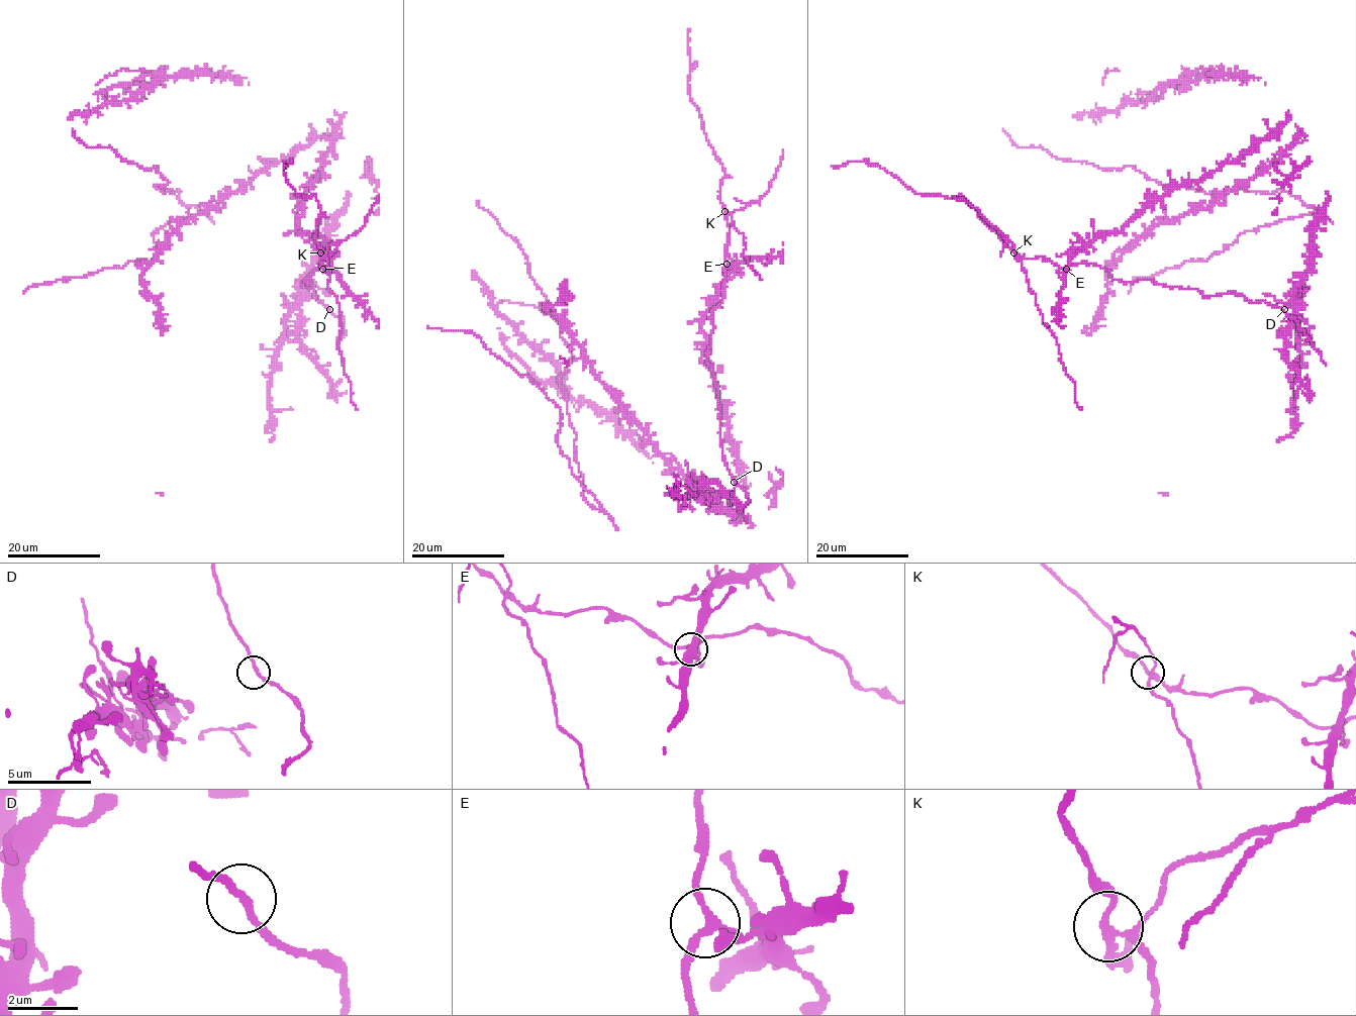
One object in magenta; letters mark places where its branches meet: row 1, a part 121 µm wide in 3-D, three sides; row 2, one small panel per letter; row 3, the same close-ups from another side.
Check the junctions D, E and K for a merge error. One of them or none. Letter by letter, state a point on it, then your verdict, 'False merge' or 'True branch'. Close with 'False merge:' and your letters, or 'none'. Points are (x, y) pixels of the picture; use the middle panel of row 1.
D: Place: (734, 482). True branch
E: Place: (727, 264). True branch
K: Place: (724, 211). False merge
False merge: K

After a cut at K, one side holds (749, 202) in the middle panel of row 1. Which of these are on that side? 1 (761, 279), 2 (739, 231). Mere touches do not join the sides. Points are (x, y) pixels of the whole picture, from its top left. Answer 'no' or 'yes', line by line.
1: yes
2: yes

